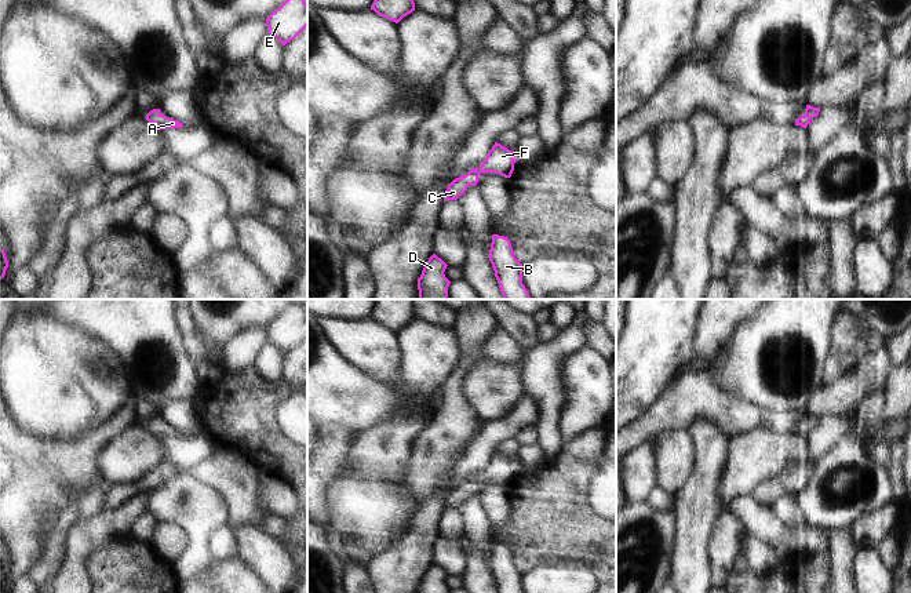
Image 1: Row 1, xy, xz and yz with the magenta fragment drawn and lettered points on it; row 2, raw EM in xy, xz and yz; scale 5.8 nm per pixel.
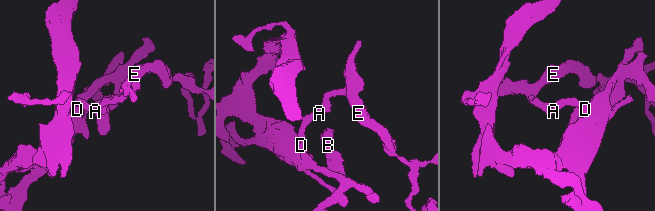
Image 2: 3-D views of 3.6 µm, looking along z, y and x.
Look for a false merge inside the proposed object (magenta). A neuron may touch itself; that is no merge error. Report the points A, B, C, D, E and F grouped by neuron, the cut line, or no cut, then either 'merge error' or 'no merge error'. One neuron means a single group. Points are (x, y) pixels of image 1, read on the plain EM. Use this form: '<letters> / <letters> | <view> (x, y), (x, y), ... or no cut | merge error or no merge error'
A B C D E F | no cut | no merge error

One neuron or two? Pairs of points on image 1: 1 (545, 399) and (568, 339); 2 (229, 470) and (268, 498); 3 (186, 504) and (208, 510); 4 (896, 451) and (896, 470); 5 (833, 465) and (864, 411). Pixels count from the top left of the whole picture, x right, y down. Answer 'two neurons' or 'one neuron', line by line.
1: one neuron
2: two neurons
3: one neuron
4: one neuron
5: one neuron

